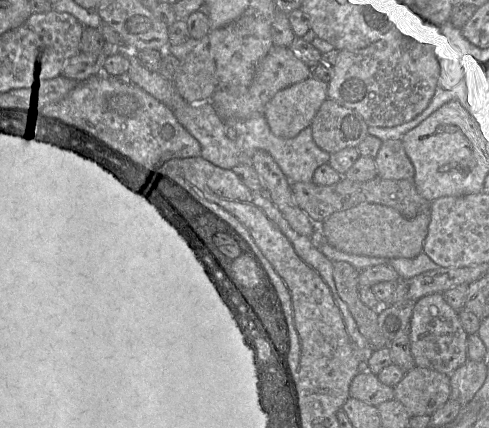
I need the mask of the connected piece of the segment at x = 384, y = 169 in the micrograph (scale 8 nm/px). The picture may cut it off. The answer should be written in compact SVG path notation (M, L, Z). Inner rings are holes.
M401 138L383 141L375 156L377 176L384 179L412 179L414 166L408 157Z

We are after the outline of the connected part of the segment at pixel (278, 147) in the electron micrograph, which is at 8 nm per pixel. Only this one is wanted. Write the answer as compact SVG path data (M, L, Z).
M264 115L243 119L243 123L243 131L247 131L251 135L251 149L267 151L292 183L311 182L315 170L330 160L331 154L315 143L310 126L301 130L292 138L282 138L271 132Z

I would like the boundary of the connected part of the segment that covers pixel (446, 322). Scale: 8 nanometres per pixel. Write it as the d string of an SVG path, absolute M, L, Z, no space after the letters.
M442 293L423 296L416 301L410 320L410 349L415 365L450 376L467 360L468 334L463 329L458 312L445 301Z

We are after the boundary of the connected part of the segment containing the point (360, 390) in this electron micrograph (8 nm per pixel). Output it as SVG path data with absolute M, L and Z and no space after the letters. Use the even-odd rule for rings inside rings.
M360 372L350 385L350 397L373 407L394 399L394 388L383 384L377 375Z

